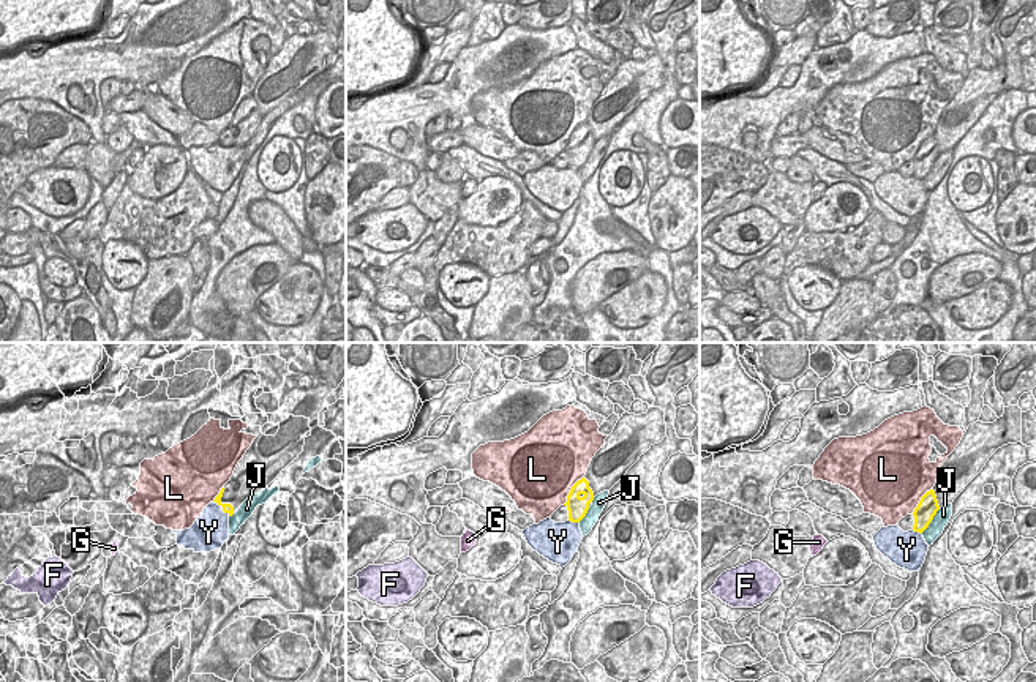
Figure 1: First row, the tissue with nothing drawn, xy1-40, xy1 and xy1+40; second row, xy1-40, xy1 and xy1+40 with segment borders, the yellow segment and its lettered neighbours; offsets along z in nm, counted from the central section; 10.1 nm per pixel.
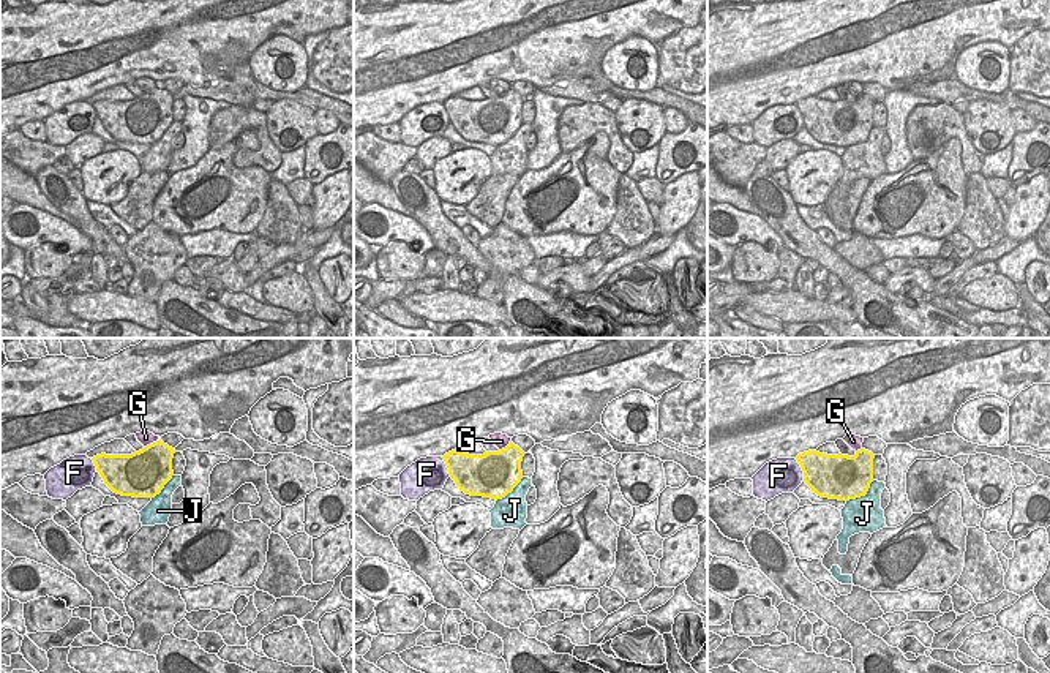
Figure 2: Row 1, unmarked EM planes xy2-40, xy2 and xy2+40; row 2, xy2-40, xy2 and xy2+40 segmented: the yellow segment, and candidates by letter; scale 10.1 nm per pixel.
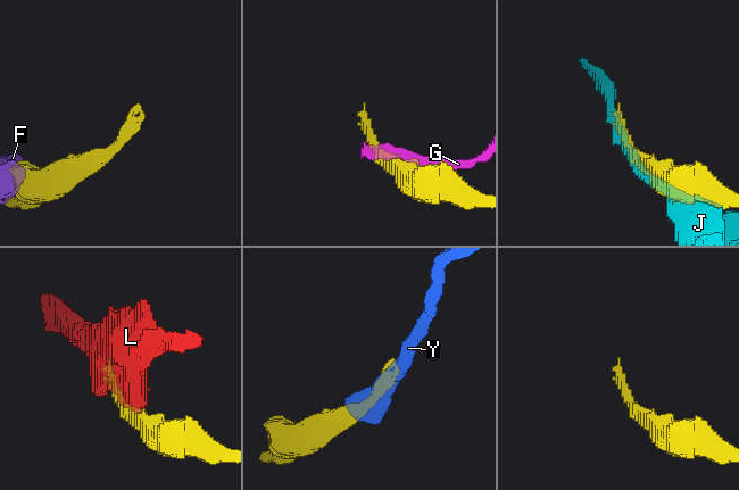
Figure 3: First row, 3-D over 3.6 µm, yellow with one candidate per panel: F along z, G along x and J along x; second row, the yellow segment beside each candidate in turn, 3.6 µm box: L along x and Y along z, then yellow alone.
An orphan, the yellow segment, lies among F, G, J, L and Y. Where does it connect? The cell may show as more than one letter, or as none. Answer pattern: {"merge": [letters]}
{"merge": ["Y"]}

